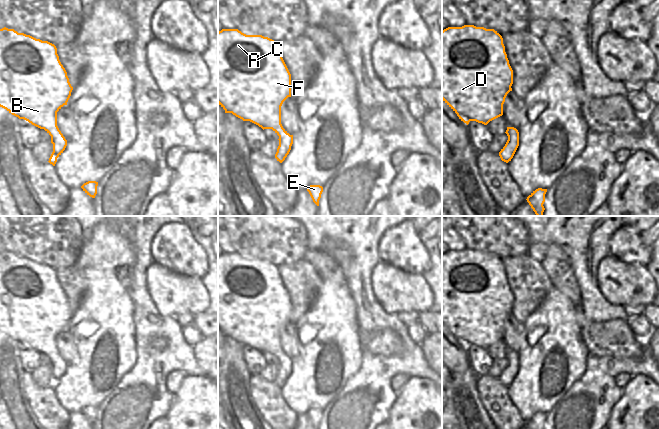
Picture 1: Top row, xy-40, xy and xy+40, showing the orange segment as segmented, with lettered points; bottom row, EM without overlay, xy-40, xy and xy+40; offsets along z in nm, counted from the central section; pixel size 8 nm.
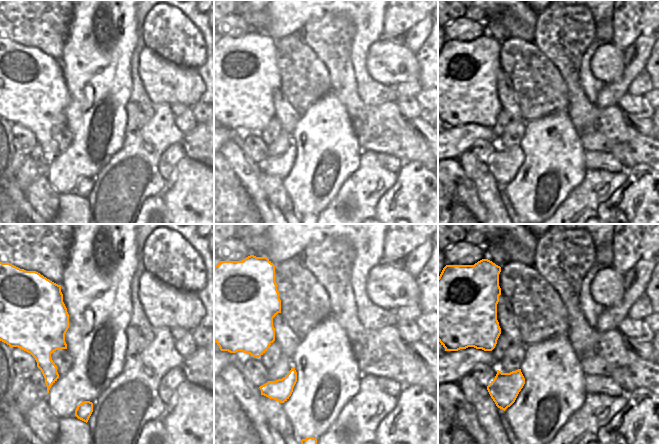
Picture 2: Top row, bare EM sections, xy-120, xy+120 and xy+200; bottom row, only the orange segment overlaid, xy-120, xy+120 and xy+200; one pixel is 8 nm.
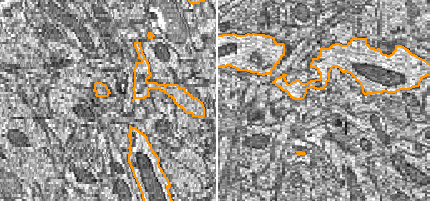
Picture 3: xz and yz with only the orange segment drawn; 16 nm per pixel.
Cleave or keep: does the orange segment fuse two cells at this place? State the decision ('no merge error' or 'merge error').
no merge error

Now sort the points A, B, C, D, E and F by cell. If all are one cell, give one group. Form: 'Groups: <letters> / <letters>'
Groups: A B C D E F.

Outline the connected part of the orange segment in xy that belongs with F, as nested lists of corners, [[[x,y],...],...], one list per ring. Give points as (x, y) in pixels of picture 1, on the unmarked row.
[[[222,253],[218,256],[218,328],[225,337],[232,337],[243,345],[250,345],[264,353],[272,353],[279,360],[275,378],[282,387],[291,374],[293,359],[281,348],[281,330],[291,321],[291,298],[281,280],[279,267],[262,259],[246,259],[238,253]]]

